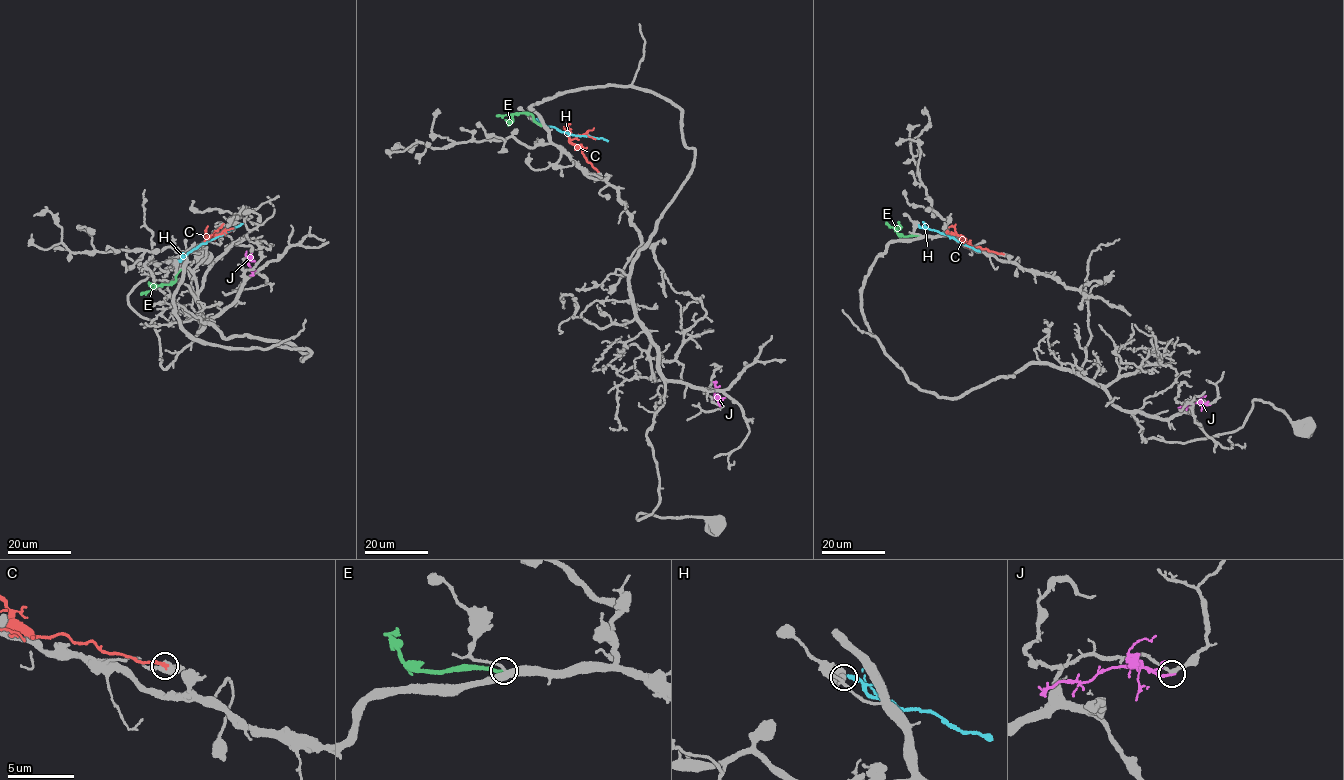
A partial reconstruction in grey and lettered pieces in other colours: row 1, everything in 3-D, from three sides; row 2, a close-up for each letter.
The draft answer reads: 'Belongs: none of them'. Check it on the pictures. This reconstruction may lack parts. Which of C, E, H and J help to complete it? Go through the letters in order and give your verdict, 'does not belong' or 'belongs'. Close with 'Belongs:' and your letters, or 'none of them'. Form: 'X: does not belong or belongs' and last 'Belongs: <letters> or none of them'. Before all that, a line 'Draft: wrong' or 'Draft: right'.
Draft: right
C: does not belong
E: does not belong
H: does not belong
J: does not belong
Belongs: none of them

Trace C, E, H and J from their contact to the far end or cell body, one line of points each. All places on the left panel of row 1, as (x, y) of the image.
C: (223, 224), (213, 238), (206, 236), (233, 228)
E: (181, 268), (174, 281), (156, 286), (141, 295)
H: (177, 260), (242, 223)
J: (249, 257), (249, 275)

